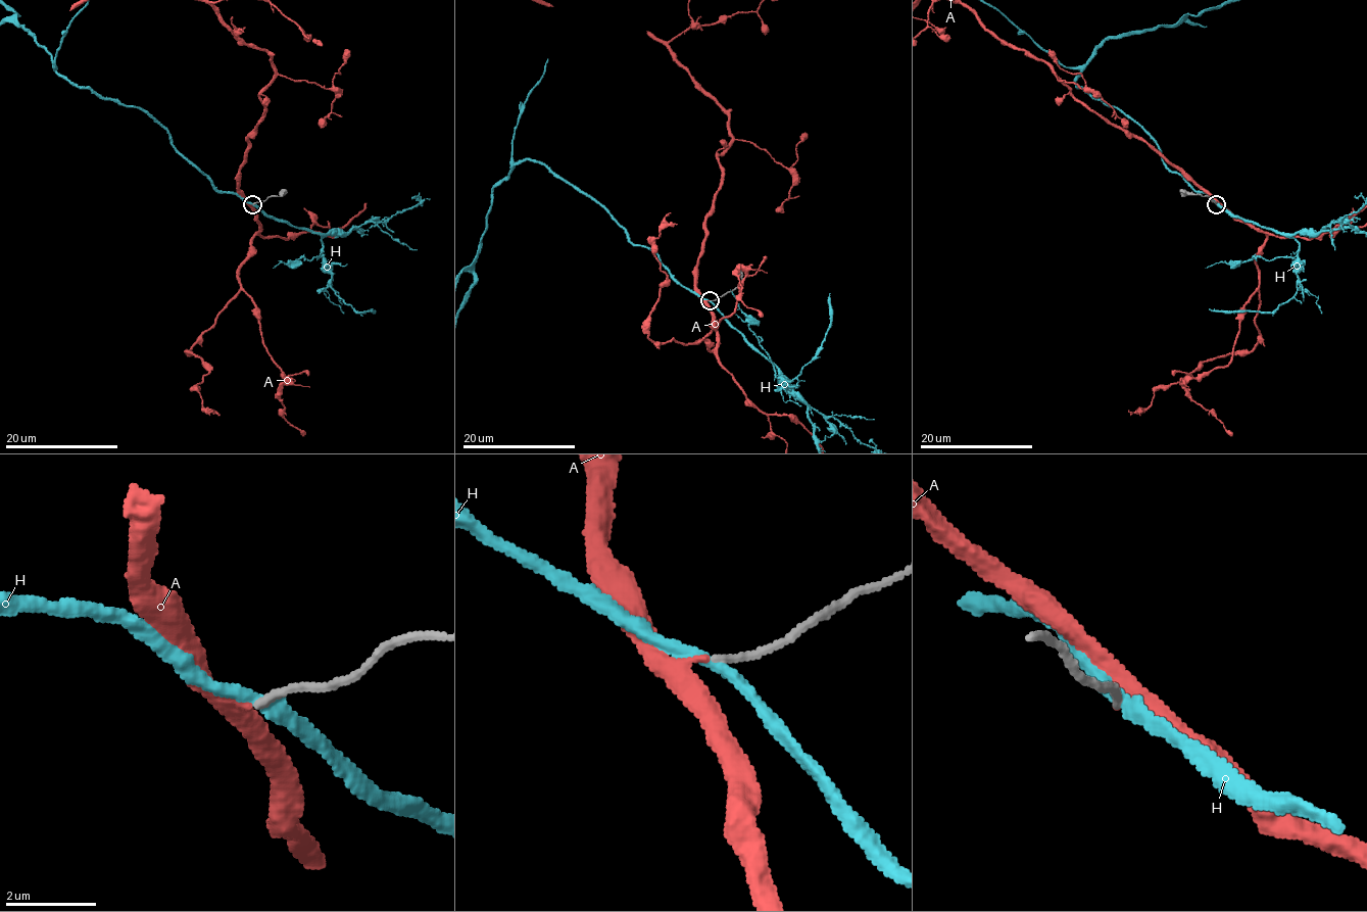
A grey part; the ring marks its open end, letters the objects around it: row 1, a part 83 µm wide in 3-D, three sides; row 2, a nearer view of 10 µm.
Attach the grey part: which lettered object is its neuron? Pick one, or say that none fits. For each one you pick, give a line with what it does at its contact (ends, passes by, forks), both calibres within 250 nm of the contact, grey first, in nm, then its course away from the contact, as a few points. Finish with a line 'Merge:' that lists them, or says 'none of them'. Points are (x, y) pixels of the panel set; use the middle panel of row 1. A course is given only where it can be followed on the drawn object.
A: it passes by; 160 nm thick on the grey side, 240 nm on the other
Merge: A

